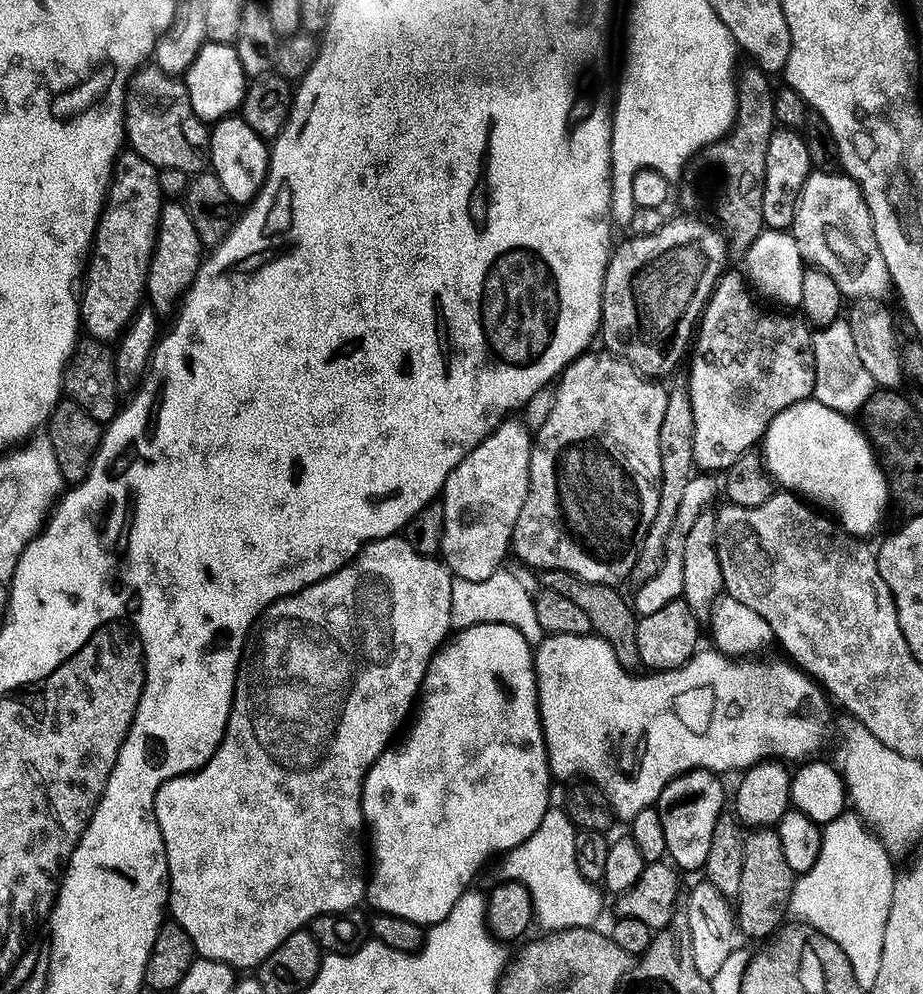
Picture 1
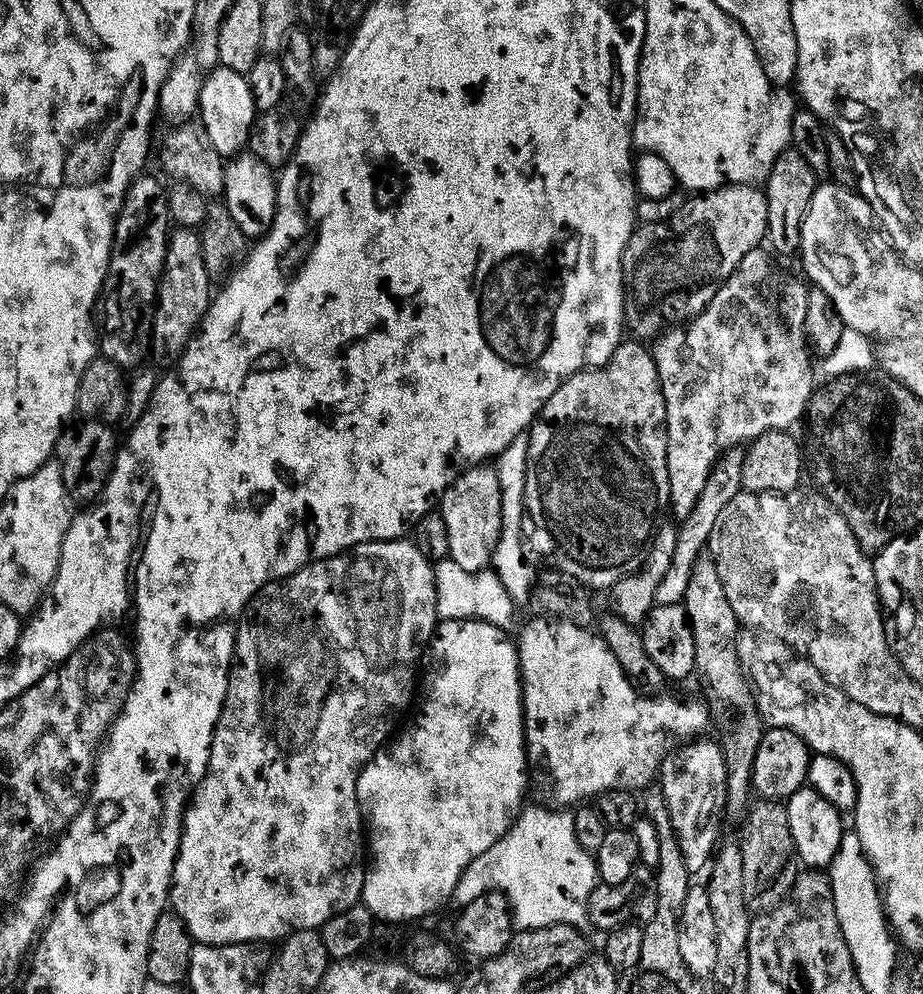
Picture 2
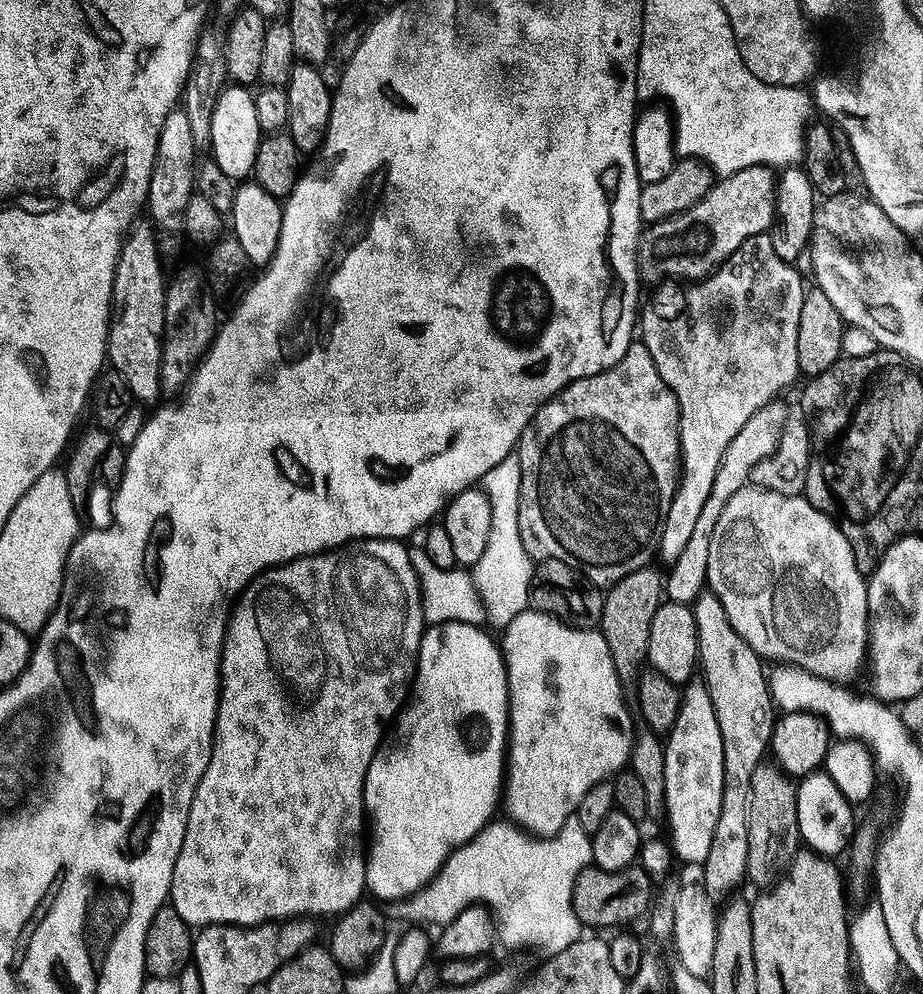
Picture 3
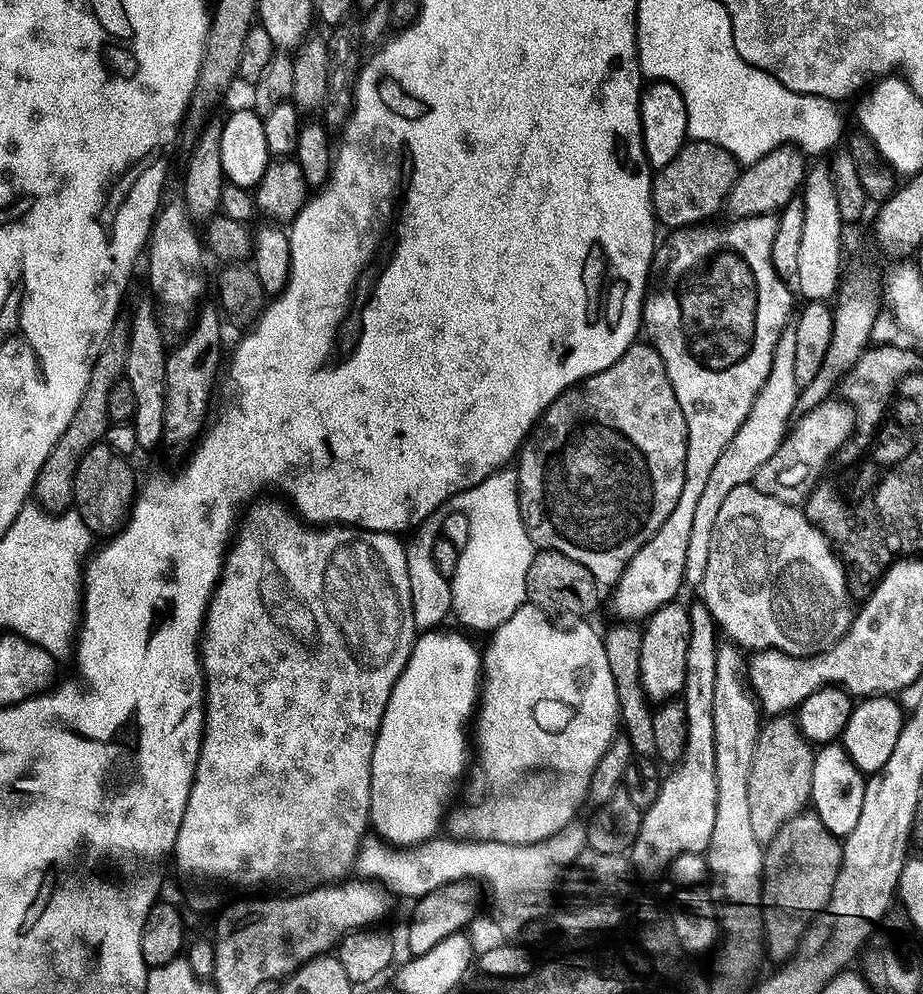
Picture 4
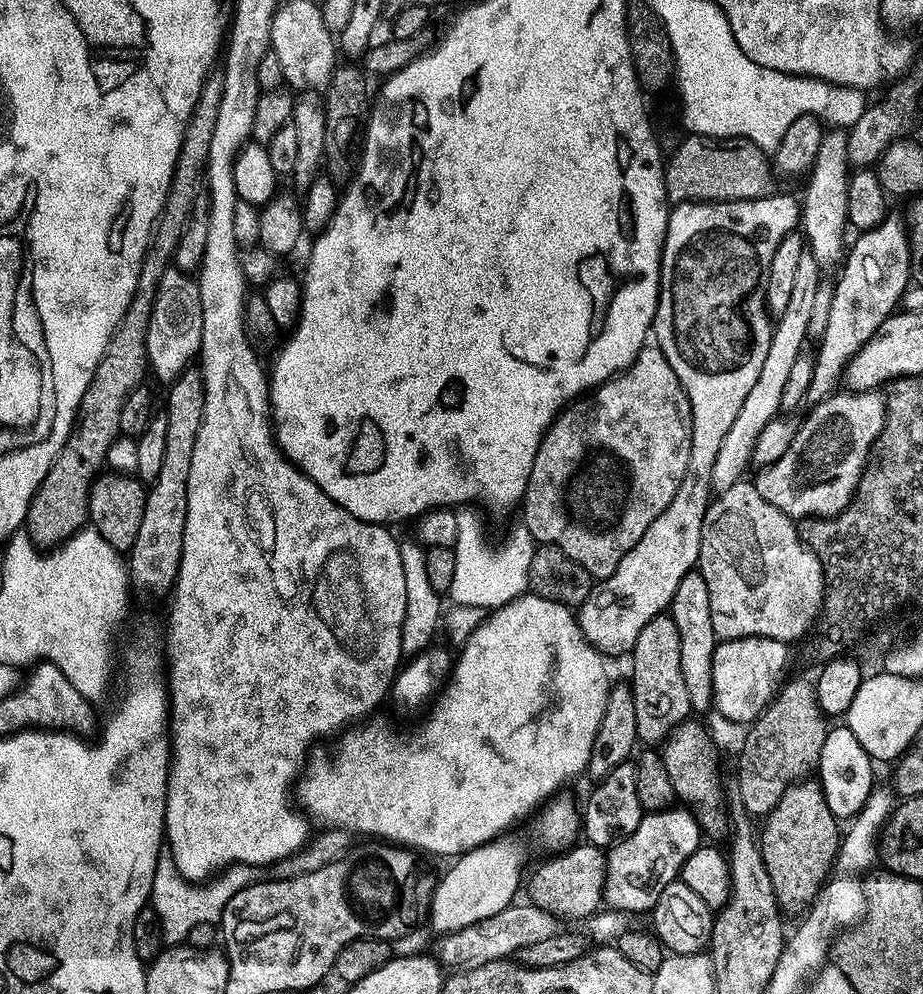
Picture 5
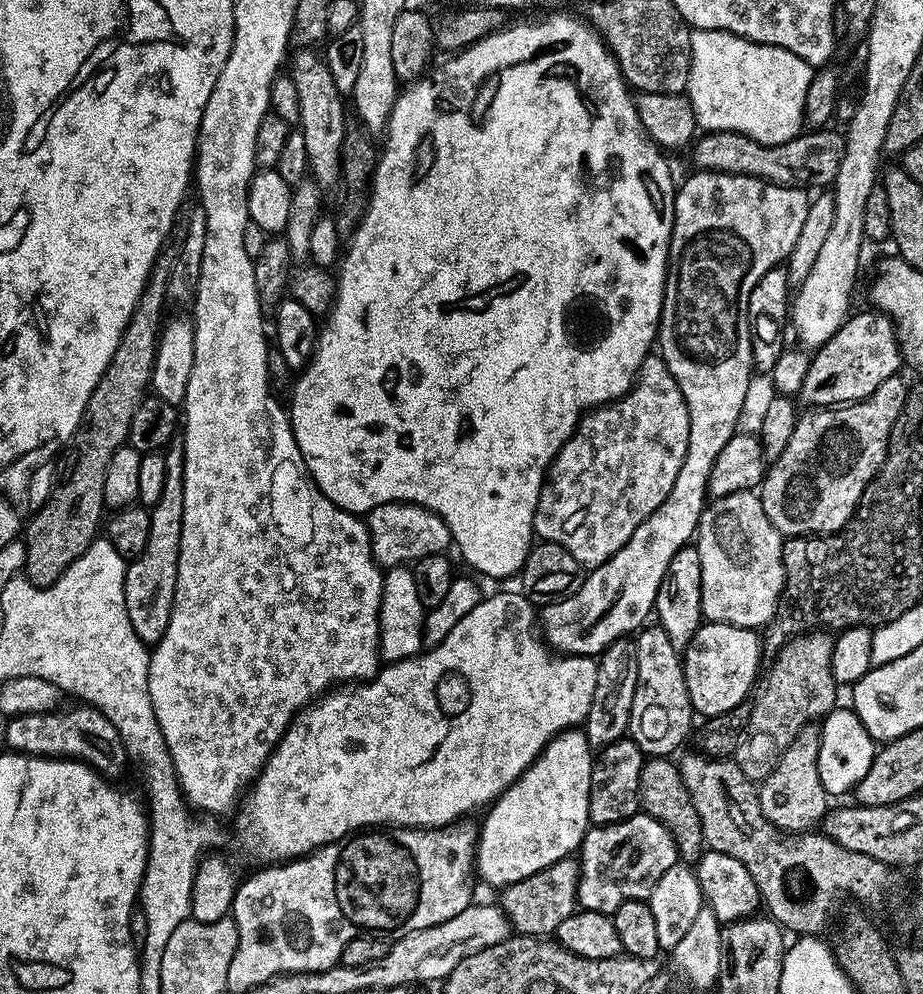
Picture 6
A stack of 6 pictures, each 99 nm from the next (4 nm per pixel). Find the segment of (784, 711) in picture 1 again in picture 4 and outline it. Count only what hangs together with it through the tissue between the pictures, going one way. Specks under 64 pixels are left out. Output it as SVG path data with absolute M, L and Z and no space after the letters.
M524 603L512 617L502 622L502 626L494 629L488 649L486 647L483 649L482 687L478 693L478 719L475 721L476 736L474 732L474 763L466 776L468 789L464 792L464 804L458 805L456 813L452 816L450 832L453 837L510 844L540 844L551 841L553 836L577 819L576 811L579 810L580 803L585 803L592 771L598 766L599 760L606 754L607 748L617 736L620 707L616 701L616 683L610 674L610 662L606 662L606 650L601 633L599 631L596 633L588 622L580 622L580 632L576 632L571 626L561 626L556 632L552 632L553 621L548 616L547 611L537 608L535 604Z

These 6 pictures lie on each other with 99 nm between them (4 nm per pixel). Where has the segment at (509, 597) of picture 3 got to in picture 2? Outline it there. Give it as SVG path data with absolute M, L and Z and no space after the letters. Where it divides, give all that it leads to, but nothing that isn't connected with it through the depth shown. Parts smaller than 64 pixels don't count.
M521 434L516 436L514 442L510 442L510 446L506 446L506 450L502 450L494 460L498 484L501 486L501 534L497 545L494 546L490 568L496 573L502 586L506 586L506 594L510 594L510 598L517 606L527 605L532 593L532 584L538 575L537 569L532 569L533 561L526 555L524 531L522 530L527 453L528 437Z

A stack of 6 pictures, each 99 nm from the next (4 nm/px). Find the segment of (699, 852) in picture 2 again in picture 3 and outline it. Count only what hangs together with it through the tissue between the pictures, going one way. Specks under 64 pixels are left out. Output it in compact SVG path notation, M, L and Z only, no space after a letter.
M702 682L683 685L676 721L664 740L664 757L664 811L668 820L667 835L675 859L696 866L703 865L706 854L710 854L710 842L714 842L714 826L718 826L718 814L722 810L724 755L722 730L718 730L718 714L714 710L714 702L710 702L708 688Z

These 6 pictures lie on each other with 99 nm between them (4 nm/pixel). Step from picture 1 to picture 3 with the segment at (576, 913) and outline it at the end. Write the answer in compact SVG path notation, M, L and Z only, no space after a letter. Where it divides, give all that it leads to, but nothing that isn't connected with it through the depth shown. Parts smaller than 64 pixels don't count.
M572 817L566 823L563 824L562 830L558 831L552 837L534 837L529 833L525 832L519 825L513 824L511 821L493 820L483 828L479 834L475 836L470 842L462 845L460 848L456 848L455 851L448 856L447 862L445 862L440 870L440 872L435 876L435 878L427 885L425 889L421 889L414 896L411 896L402 905L397 908L399 916L408 921L408 924L436 924L445 926L452 922L454 918L466 910L472 904L482 904L491 910L493 916L497 922L497 937L499 943L504 944L508 948L538 948L544 951L549 957L554 954L561 953L562 950L568 949L574 944L574 942L582 938L584 927L573 910L573 886L578 874L582 869L587 868L591 865L592 861L592 840L591 835L589 835L584 828L582 828L579 820L576 817Z

